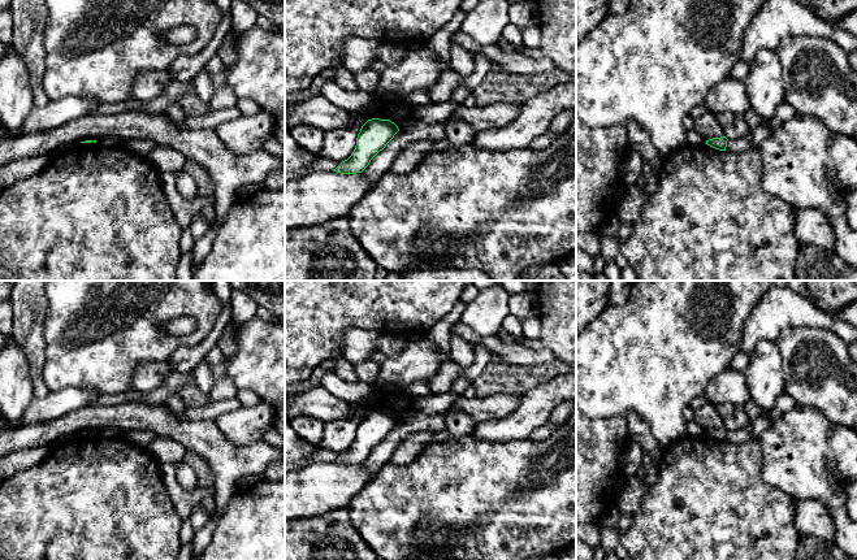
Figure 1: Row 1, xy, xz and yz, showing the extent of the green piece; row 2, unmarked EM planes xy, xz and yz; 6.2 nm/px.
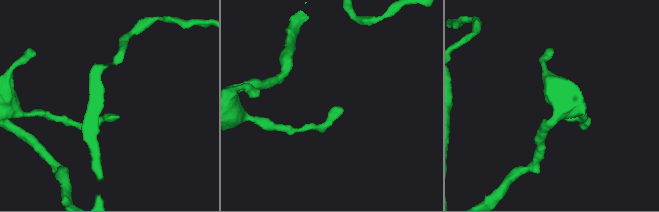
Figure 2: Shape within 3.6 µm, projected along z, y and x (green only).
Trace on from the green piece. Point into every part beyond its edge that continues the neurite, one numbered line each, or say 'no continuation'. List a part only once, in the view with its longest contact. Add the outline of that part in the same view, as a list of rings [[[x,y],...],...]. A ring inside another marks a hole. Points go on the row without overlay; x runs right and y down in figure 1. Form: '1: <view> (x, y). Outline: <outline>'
no continuation

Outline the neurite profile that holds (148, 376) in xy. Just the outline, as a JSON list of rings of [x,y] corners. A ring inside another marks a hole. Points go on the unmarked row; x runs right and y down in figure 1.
[[[163,361],[142,364],[135,369],[133,374],[133,390],[148,392],[161,386],[170,372],[170,366]]]

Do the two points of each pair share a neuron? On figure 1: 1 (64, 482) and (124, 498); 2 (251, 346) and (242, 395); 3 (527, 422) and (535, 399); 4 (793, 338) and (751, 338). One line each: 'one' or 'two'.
1: one
2: two
3: one
4: two

